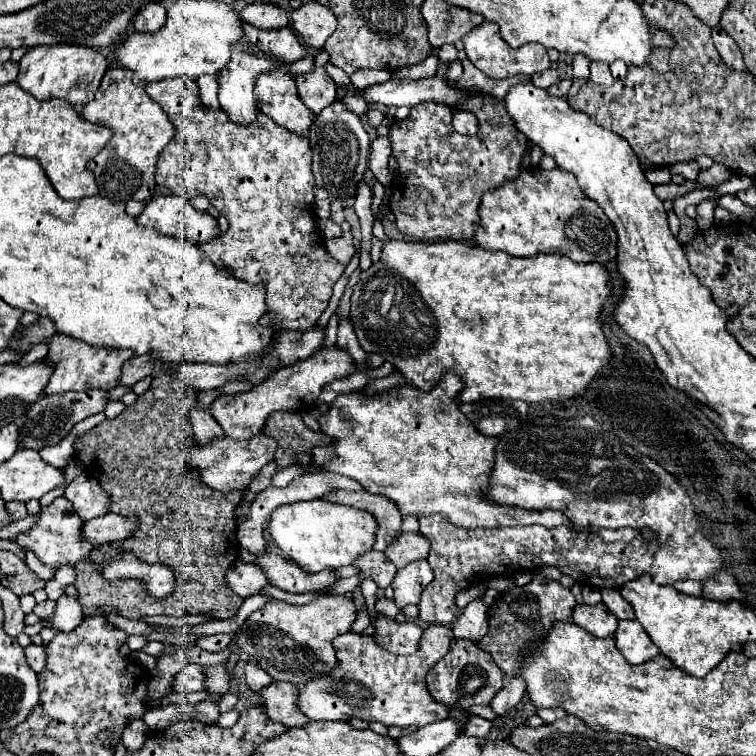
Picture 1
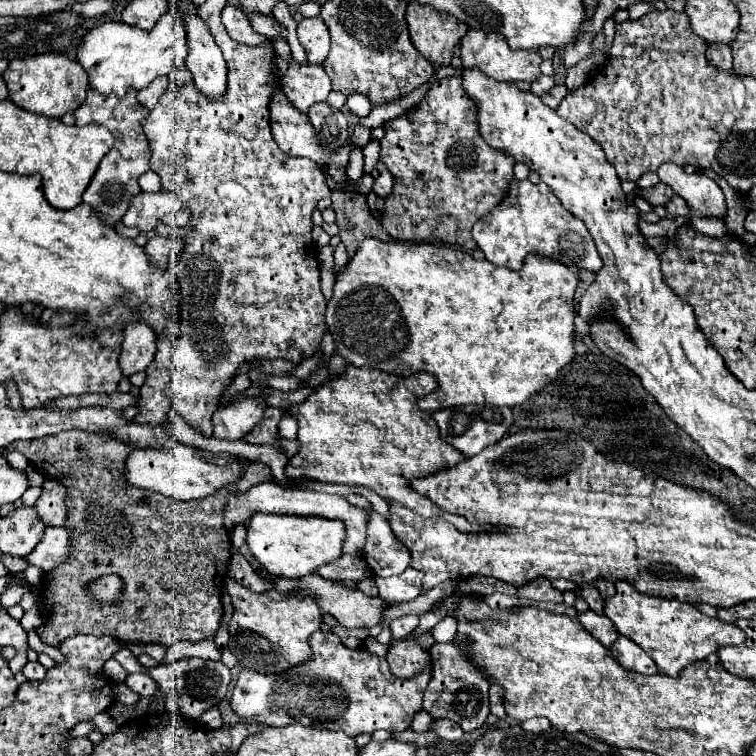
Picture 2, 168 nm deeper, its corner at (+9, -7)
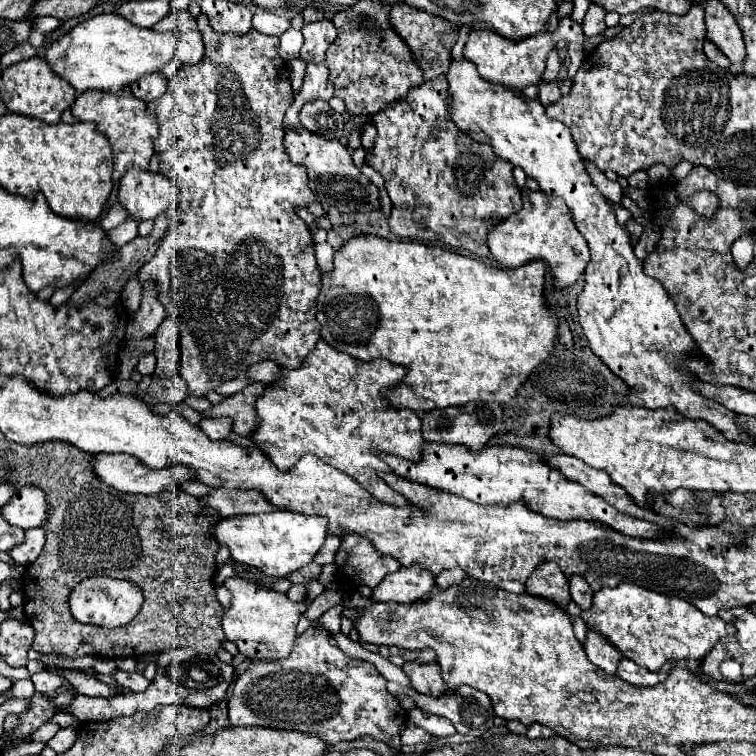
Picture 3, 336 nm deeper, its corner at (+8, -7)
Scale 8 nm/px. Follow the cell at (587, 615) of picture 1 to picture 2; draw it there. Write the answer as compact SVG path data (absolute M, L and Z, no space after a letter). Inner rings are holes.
M587 610L587 612L579 614L577 620L579 620L579 624L581 624L589 634L593 634L593 638L601 640L603 646L609 648L609 646L615 642L617 630L615 630L613 622L609 622L607 616L599 616L599 614L595 614L593 610Z

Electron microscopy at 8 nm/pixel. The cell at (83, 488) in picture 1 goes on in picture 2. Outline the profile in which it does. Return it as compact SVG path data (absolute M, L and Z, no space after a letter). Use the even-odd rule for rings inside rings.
M47 480L43 484L41 498L35 502L37 514L47 526L65 526L67 522L67 506L65 506L65 486L57 480Z

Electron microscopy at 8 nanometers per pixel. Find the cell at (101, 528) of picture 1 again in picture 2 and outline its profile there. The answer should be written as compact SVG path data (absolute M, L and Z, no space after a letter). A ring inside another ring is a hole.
M49 526L37 548L27 556L27 562L47 572L55 570L61 562L69 560L69 554L73 554L73 542L69 530L65 530L63 526Z

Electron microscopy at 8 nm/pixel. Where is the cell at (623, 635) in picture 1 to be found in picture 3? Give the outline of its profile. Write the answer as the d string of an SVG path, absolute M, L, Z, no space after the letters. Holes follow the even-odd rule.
M622 658L616 674L634 686L654 686L662 680L664 672L652 672L644 666L636 666L634 662L628 662L626 658Z

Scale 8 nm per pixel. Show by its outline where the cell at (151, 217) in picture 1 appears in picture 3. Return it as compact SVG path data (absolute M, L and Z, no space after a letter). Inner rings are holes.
M132 166L120 180L118 198L132 218L152 220L168 210L172 200L178 198L178 190L164 174Z

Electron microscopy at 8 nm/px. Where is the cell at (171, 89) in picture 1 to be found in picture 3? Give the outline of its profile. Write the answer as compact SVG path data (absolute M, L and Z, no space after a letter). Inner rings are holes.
M160 72L146 74L146 76L138 78L138 82L130 84L130 90L136 94L136 98L140 98L144 102L152 102L166 90L166 78Z

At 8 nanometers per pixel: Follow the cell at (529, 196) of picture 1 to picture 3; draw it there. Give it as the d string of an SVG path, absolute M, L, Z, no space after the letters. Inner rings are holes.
M528 188L522 190L522 200L522 210L518 214L512 214L508 220L500 222L488 234L488 246L492 256L506 268L518 268L530 260L542 260L550 266L556 290L572 286L584 276L584 268L590 262L590 252L586 240L576 230L570 218L566 202L562 198L546 196L542 190L534 192Z

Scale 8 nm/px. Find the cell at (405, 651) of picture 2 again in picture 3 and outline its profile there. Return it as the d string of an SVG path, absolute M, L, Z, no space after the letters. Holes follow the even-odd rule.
M406 662L402 666L402 670L410 676L412 688L416 692L426 694L426 696L434 696L434 698L438 698L446 692L446 686L444 686L444 680L440 676L440 670L438 670L436 662L430 662L430 664Z

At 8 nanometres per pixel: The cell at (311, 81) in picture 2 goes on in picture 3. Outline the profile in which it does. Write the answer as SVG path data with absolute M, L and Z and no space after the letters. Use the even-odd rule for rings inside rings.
M308 64L306 66L306 74L304 74L304 86L300 90L300 94L294 96L294 102L290 106L290 110L284 116L284 130L298 126L298 112L304 106L304 102L310 100L330 100L334 96L334 88L330 86L328 80L328 70L324 64Z

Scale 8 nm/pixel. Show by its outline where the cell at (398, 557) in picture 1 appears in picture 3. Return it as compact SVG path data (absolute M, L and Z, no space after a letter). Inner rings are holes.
M356 534L340 542L334 564L338 574L350 580L352 588L368 586L372 590L386 574L392 574L400 568L394 558L380 556L366 538L360 538Z

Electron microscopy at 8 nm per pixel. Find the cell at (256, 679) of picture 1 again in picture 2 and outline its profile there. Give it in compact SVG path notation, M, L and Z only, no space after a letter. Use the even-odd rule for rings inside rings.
M317 630L311 636L313 658L279 674L257 674L241 670L231 694L231 706L239 716L255 718L267 726L303 724L313 728L343 730L347 736L361 732L407 730L413 716L421 712L423 690L431 674L417 674L417 678L397 678L389 670L385 658L379 658L365 648L351 650L335 634Z

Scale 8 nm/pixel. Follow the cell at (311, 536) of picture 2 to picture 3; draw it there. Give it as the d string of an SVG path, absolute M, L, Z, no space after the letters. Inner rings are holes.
M284 510L266 514L236 514L220 518L210 534L220 546L228 546L232 562L254 566L266 576L284 578L314 560L328 536L328 520L322 516L302 516Z

